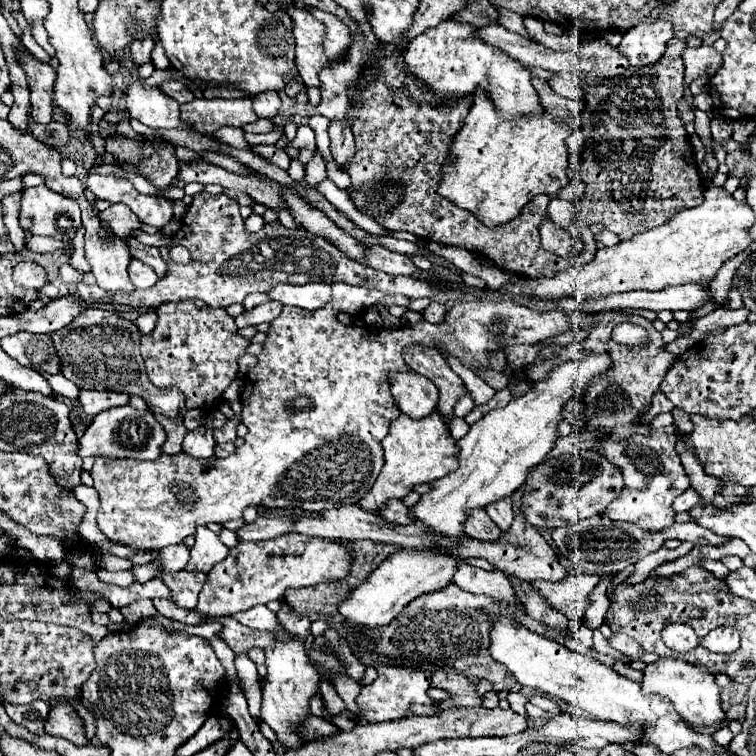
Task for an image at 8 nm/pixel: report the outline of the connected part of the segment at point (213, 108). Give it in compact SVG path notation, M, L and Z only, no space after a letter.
M196 98L180 106L180 118L188 122L188 128L208 136L214 134L224 124L242 128L244 124L258 120L250 98L244 98L244 100Z

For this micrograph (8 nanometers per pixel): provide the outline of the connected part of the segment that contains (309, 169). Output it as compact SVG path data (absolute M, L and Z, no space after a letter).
M318 150L314 152L312 162L308 162L304 166L304 172L306 172L304 178L298 182L302 186L308 186L308 188L314 188L316 190L318 184L326 180L326 164L324 164L324 158L322 158L322 154Z

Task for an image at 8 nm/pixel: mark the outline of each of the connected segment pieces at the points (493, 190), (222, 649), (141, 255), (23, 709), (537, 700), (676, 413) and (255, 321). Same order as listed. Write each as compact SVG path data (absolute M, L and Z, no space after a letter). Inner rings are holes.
M478 90L468 116L460 132L456 134L450 146L448 164L444 164L442 180L438 184L438 194L448 198L452 204L476 214L476 218L488 226L502 226L520 214L520 210L536 196L536 194L554 194L568 184L568 148L566 138L572 134L568 124L556 124L548 112L532 118L514 118L512 122L498 116L494 104L488 100L484 90Z
M214 634L212 638L208 638L208 642L210 642L210 646L212 646L212 650L216 652L216 656L218 656L218 660L222 662L222 666L228 670L228 678L230 678L230 682L234 682L234 676L236 676L236 666L234 666L234 658L236 658L236 654Z
M130 238L130 240L128 240L128 248L132 250L134 258L138 258L138 260L146 262L148 266L152 266L152 268L156 270L158 278L164 278L168 266L166 266L166 262L162 260L158 248L154 248L154 246L146 246L146 244L142 244L142 242L136 242L136 238Z
M32 702L32 704L24 704L24 706L16 706L16 704L6 704L6 712L10 716L12 722L16 722L18 726L26 726L28 732L40 736L46 734L44 732L44 722L46 716L50 712L50 706L46 702Z
M532 696L530 702L534 702L538 708L542 708L542 710L546 710L546 712L560 714L560 706L556 706L556 704L554 704L550 698L546 698L546 696Z
M674 408L674 410L672 410L672 416L674 416L674 424L680 426L686 434L688 434L688 430L692 430L692 420L690 420L690 416L688 416L684 410Z
M270 300L270 302L264 302L252 310L246 310L244 314L240 314L236 318L236 326L246 328L246 326L258 326L262 322L272 322L280 312L282 312L282 304Z

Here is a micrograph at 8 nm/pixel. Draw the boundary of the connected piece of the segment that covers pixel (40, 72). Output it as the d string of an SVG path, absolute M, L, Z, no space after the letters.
M30 52L20 58L24 62L24 74L28 78L30 100L32 100L32 120L40 124L52 122L52 88L56 80L56 70L50 64L36 60Z

